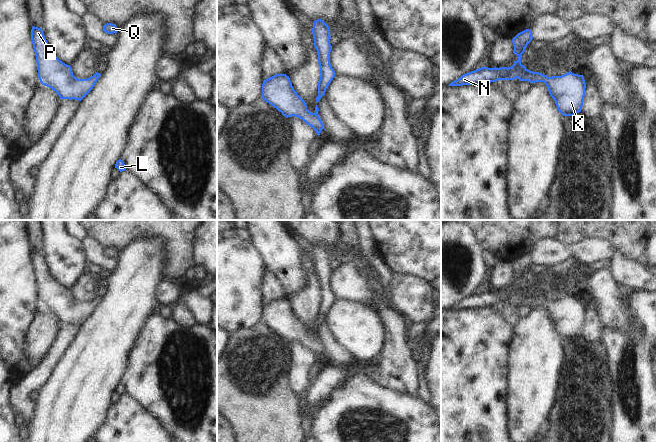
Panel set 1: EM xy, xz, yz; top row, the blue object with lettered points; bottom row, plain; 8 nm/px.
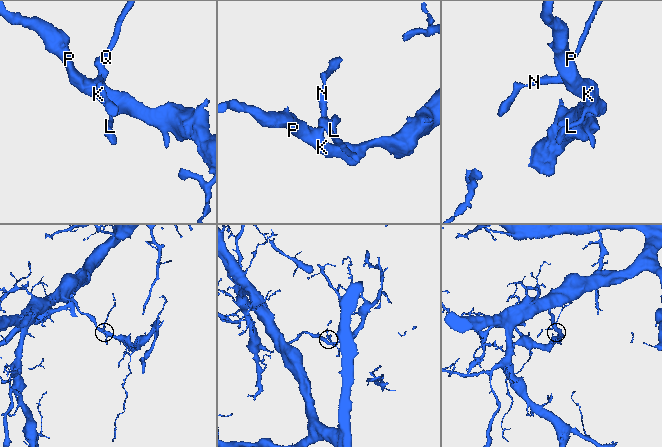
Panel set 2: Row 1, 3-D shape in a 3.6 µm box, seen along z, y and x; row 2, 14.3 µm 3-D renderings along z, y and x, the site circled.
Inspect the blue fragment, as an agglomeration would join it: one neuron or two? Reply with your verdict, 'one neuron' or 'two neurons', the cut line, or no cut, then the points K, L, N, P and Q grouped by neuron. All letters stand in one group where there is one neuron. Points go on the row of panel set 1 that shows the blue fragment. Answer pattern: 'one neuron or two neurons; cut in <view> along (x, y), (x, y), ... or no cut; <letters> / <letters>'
one neuron; no cut; K L N P Q

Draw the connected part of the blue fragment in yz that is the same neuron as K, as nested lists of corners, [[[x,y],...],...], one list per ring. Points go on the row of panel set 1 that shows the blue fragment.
[[[530,29],[518,33],[512,39],[513,53],[518,56],[518,60],[513,61],[514,64],[511,67],[481,67],[462,75],[448,86],[484,85],[498,80],[514,80],[516,78],[530,83],[544,82],[556,103],[557,110],[563,116],[574,116],[581,112],[586,88],[583,75],[569,71],[561,76],[548,77],[542,73],[530,71],[521,64],[521,55],[532,39]]]

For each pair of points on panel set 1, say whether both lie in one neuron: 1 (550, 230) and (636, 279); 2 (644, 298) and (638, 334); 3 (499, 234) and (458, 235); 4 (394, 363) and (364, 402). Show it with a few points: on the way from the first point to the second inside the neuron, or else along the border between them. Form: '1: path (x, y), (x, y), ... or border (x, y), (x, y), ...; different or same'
1: border (556, 237), (543, 238), (534, 246); different
2: path (644, 307), (644, 325); same
3: border (471, 230), (483, 251); different
4: border (369, 375), (378, 384), (399, 392); different

